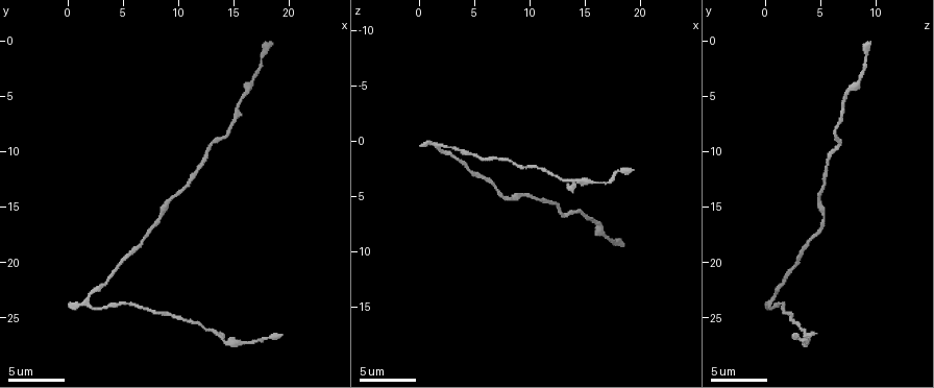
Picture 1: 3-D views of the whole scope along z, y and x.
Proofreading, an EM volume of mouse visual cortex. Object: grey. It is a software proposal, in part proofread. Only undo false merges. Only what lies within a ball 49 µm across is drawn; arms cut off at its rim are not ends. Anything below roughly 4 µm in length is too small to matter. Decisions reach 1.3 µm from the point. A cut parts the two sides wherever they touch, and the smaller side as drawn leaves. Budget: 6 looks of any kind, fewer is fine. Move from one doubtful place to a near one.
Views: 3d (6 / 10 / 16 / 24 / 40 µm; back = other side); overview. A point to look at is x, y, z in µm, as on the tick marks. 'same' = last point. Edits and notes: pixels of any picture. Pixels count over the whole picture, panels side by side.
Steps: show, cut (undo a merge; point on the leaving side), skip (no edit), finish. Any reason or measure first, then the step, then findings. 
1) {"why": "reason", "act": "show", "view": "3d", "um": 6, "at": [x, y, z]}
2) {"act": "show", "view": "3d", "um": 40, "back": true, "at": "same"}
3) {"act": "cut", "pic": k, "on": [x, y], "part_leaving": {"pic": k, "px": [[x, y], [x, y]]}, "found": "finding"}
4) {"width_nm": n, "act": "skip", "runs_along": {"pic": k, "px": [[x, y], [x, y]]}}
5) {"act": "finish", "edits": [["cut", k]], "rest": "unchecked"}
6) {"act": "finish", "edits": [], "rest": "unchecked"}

{"act": "show", "view": "3d", "um": 16, "at": [5.4, 19.2, 3.0]}

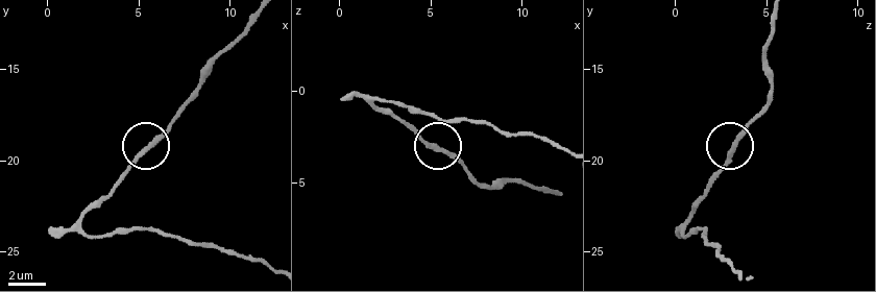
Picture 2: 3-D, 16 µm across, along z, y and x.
{"act": "show", "view": "3d", "um": 16, "back": true, "at": [5.2, 19.4, 3.2]}

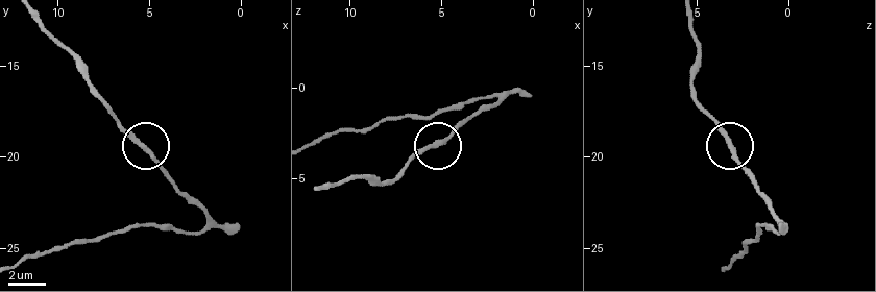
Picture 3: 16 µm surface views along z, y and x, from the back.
{"side_arm_um": 27, "act": "skip", "found": "continuous, no second cell"}

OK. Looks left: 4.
{"why": "a narrow waist", "act": "show", "view": "3d", "um": 6, "at": [11.8, 11.6, 5.6]}

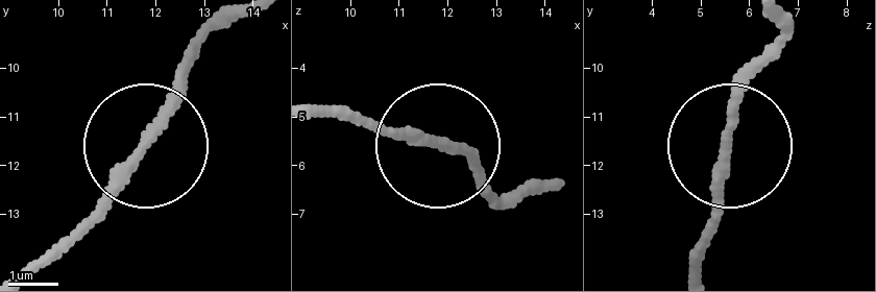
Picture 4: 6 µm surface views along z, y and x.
{"act": "skip", "found": "one cell here"}

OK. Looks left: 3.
{"why": "narrows sharply", "act": "show", "view": "3d", "um": 10, "at": [14.8, 8.0, 6.6]}

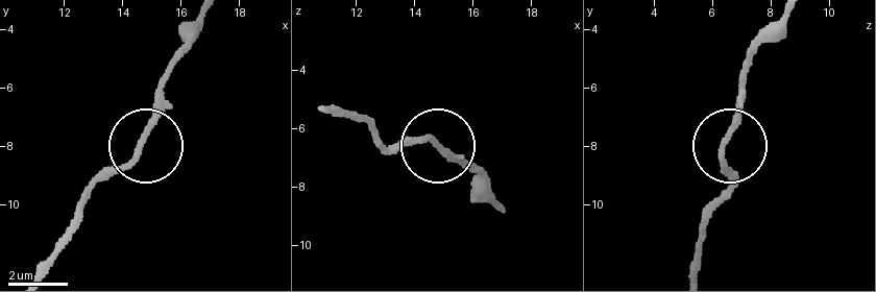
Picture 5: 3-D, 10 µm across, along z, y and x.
{"why": "closer look", "act": "show", "view": "3d", "um": 6, "at": [14.6, 7.8, 6.4]}

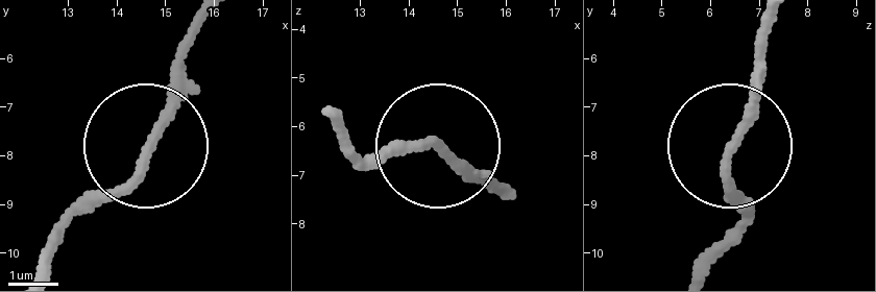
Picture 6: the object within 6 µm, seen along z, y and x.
{"act": "skip", "runs_along": {"pic": 6, "px": [[35, 270], [52, 234], [114, 196], [143, 159], [185, 38]]}, "found": "one cell here"}

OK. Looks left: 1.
{"act": "finish", "edits": [], "rest": "unchecked"}

